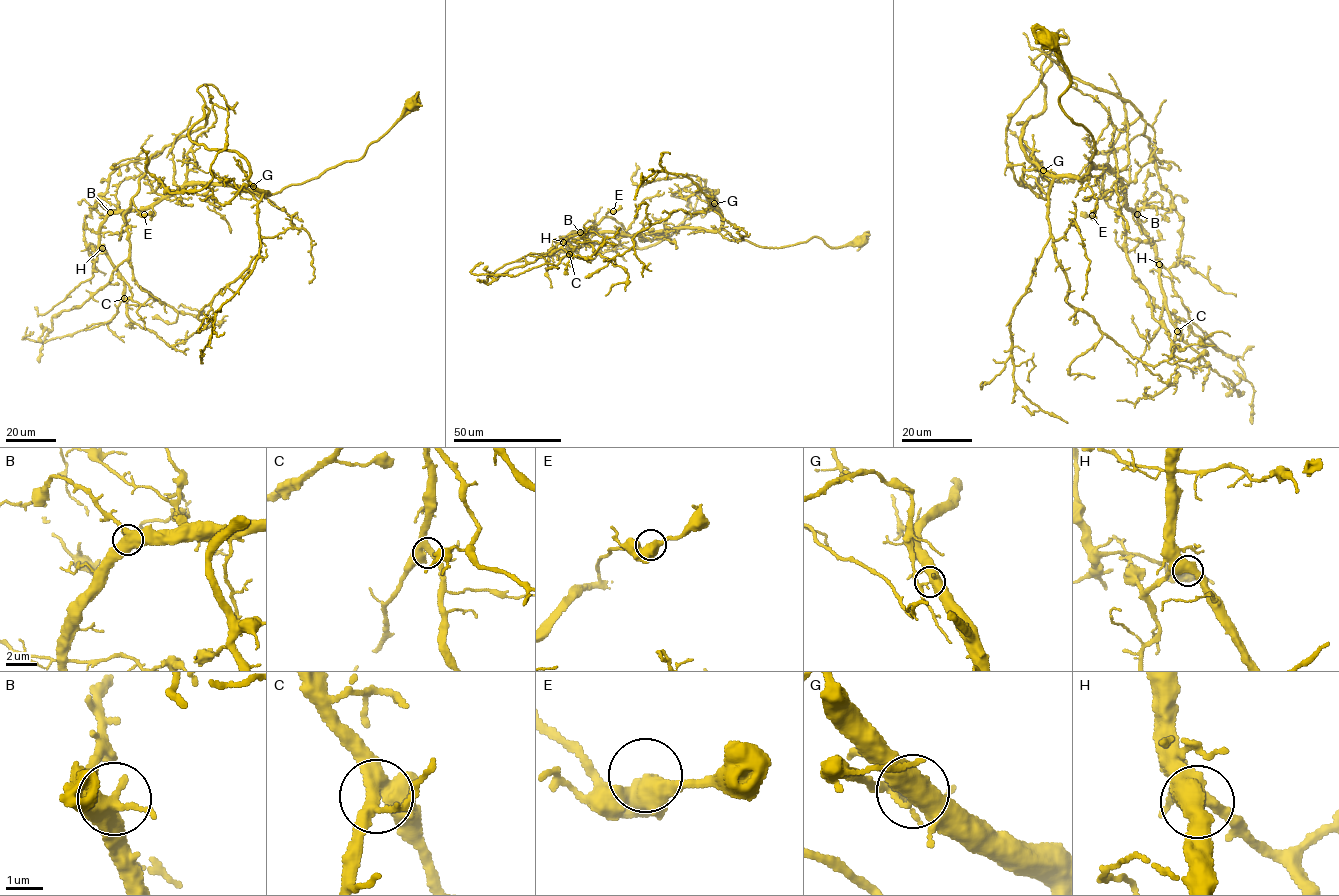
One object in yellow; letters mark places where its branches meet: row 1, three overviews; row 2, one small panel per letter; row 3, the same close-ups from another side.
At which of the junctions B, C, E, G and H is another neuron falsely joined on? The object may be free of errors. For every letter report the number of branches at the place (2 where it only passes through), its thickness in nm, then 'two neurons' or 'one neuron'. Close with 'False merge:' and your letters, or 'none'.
B: 4 branches meet; 480 nm thick; one neuron
C: 4 branches meet; 360 nm thick; one neuron
E: 3 branches meet; 440 nm thick; one neuron
G: 4 branches meet; 440 nm thick; two neurons
H: 3 branches meet; 480 nm thick; one neuron
False merge: G

